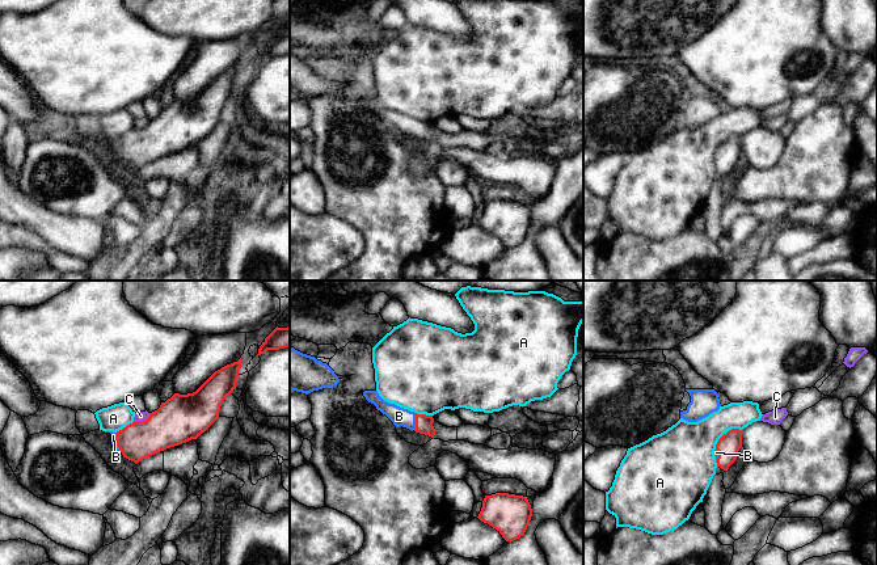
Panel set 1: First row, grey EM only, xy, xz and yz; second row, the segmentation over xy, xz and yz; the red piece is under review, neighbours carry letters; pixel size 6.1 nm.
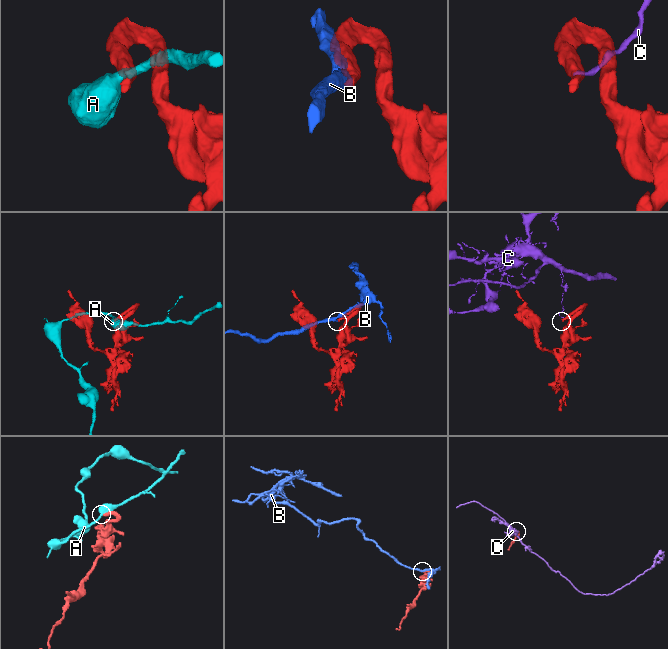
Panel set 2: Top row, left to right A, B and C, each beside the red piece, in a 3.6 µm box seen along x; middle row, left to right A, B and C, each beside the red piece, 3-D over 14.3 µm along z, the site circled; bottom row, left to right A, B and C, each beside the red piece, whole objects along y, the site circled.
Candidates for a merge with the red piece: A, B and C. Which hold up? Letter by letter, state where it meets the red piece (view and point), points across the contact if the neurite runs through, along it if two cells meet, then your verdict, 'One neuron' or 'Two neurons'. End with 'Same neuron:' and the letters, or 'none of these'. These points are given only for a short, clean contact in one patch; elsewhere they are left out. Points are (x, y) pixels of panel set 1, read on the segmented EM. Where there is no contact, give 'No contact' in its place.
A: Touches red at yz (726, 433). Boundary: yz (741, 429), (729, 429), (719, 439), (715, 448). Two neurons
B: Touches red at xy (117, 442). One neuron
C: Touches red at xy (143, 421). Boundary: xy (150, 413), (144, 420), (134, 421). Two neurons
Same neuron: B

